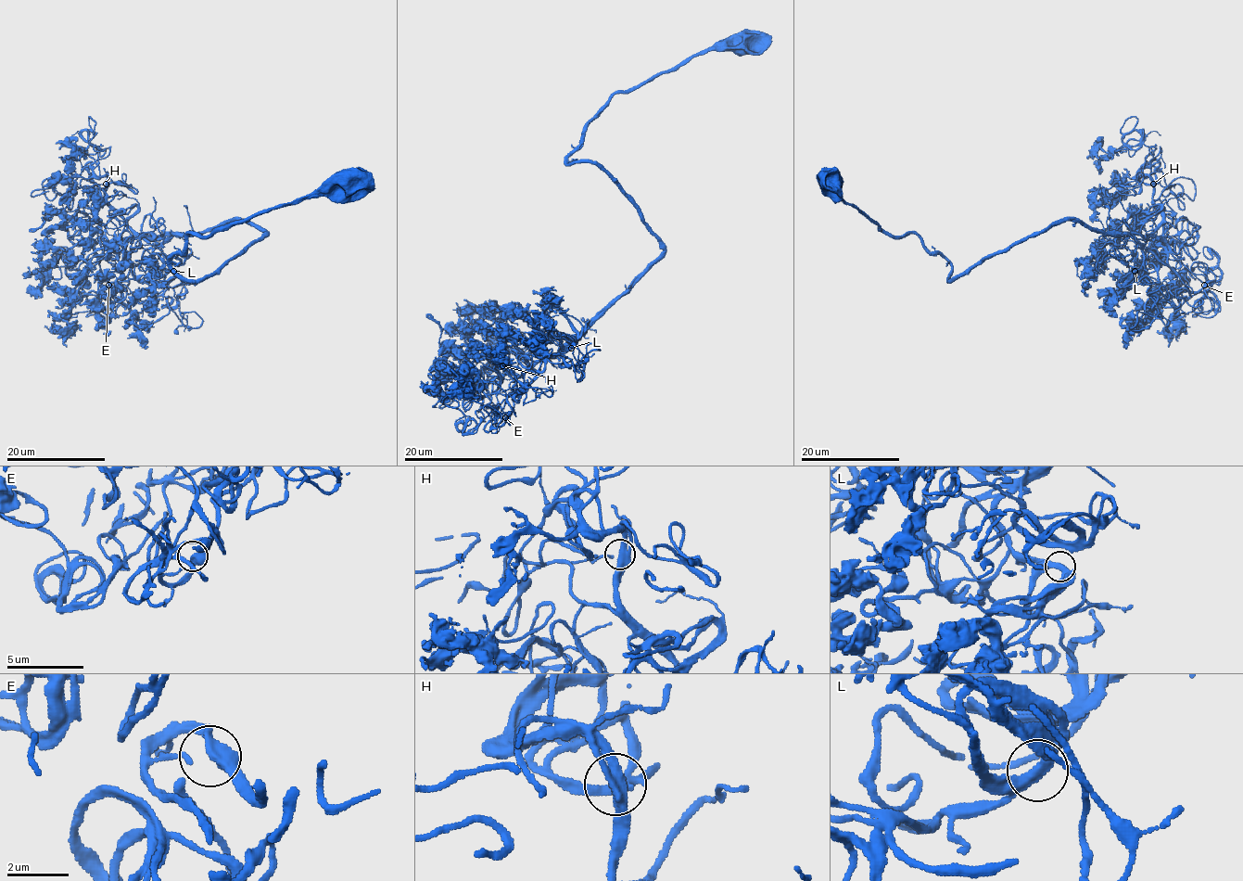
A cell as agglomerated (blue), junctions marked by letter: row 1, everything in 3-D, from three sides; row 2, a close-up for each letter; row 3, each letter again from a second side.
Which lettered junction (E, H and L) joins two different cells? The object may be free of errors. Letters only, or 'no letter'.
no letter

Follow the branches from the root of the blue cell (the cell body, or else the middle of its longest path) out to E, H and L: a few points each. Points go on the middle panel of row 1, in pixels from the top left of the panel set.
E: (746, 43), (709, 48), (617, 92), (588, 125), (568, 163), (595, 163), (662, 252), (541, 364), (505, 417)
H: (746, 43), (617, 92), (588, 125), (568, 163), (595, 163), (662, 252), (556, 353), (523, 375), (502, 365)
L: (746, 43), (709, 48), (617, 92), (568, 157), (568, 163), (595, 163), (662, 249), (550, 356), (571, 347)

